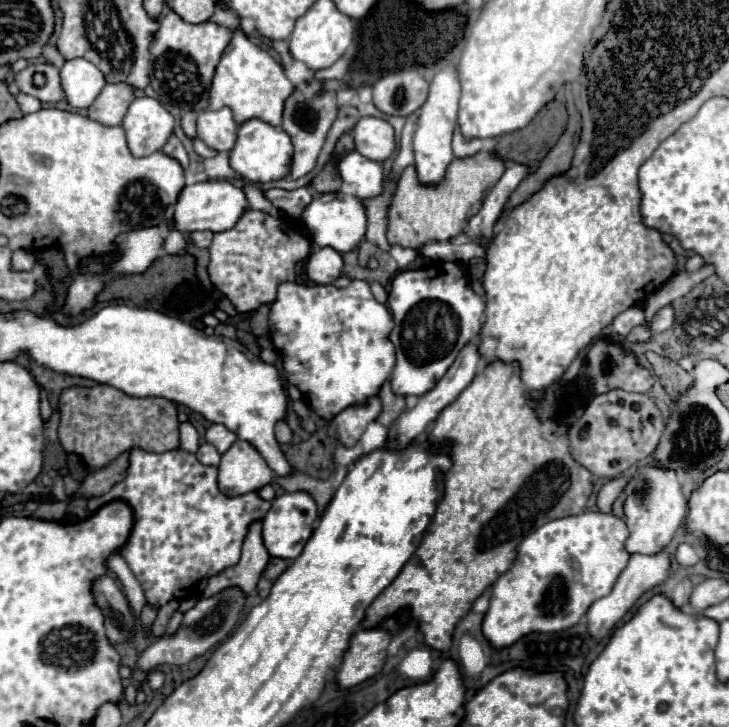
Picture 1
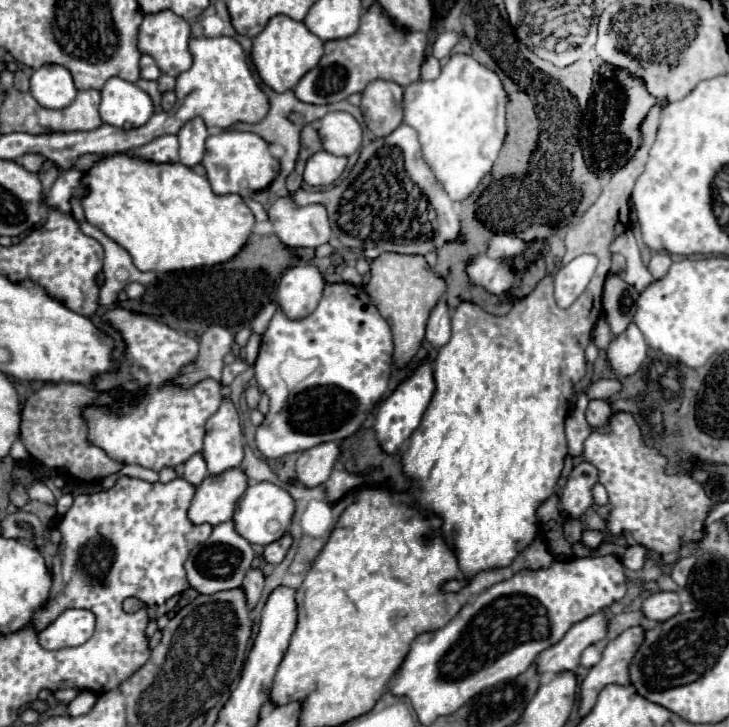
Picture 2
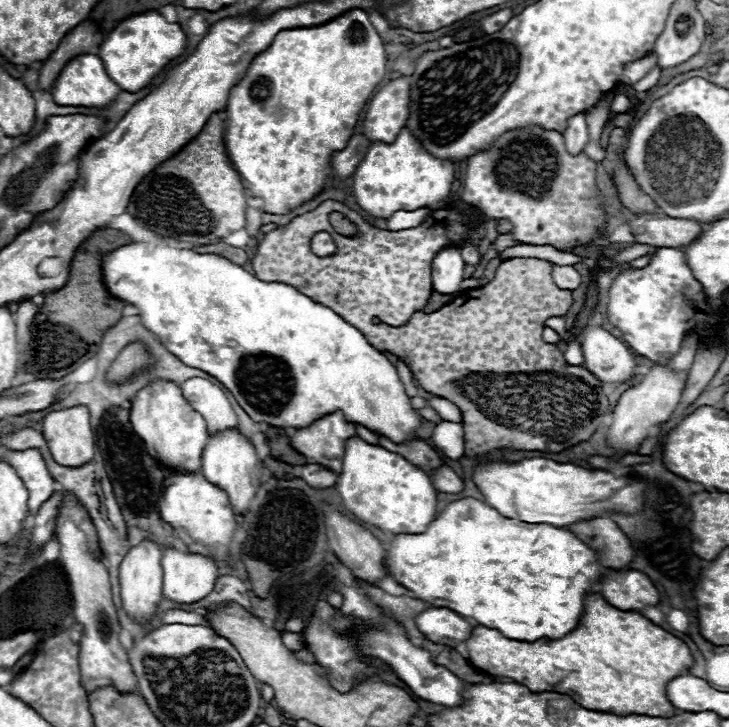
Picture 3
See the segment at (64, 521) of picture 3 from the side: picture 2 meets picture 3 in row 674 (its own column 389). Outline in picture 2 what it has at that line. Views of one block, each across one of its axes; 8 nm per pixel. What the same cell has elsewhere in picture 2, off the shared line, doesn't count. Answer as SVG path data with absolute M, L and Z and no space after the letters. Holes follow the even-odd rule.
M374 80L362 92L364 122L376 138L390 136L402 124L402 86L388 80Z

